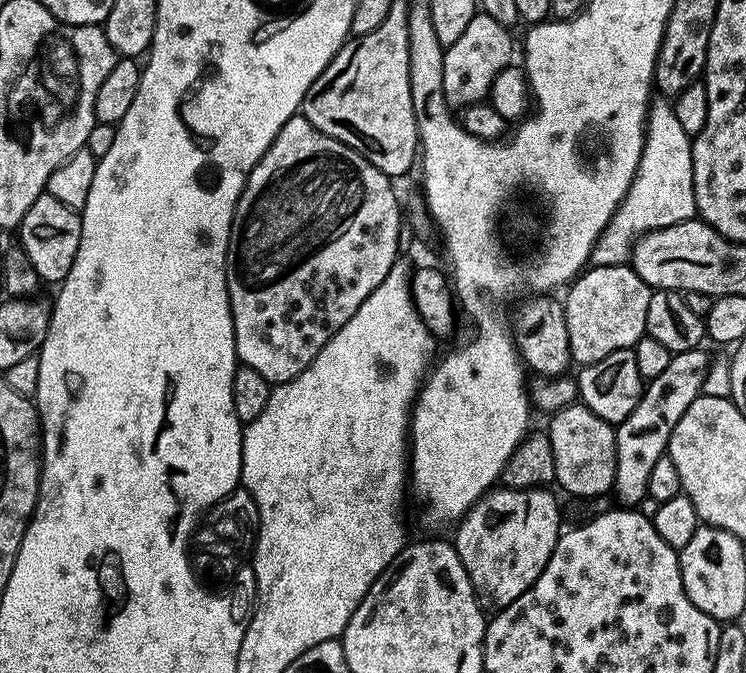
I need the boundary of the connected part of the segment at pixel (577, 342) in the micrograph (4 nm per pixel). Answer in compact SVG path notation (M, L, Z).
M628 264L589 267L572 281L567 292L568 297L563 297L562 303L569 334L569 354L577 365L602 362L602 358L606 358L606 354L614 354L614 350L633 349L645 336L646 312L649 309L653 289L649 288L646 282L642 282L640 275Z

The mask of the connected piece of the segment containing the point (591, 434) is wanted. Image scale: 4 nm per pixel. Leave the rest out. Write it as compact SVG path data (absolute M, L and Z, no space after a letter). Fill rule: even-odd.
M583 402L566 406L562 410L551 413L552 420L546 425L550 438L550 446L554 446L554 470L556 484L564 487L572 496L600 496L603 492L611 493L616 483L616 429L606 423L598 414L589 410Z

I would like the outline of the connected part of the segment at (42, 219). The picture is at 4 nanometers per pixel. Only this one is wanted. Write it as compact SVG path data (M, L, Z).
M47 194L34 198L34 206L26 210L26 218L22 218L18 229L19 247L24 249L26 258L30 258L30 266L39 274L45 285L59 285L70 274L70 266L74 266L74 258L78 254L78 246L82 238L82 222L77 209L66 206L66 202L58 202L58 198Z

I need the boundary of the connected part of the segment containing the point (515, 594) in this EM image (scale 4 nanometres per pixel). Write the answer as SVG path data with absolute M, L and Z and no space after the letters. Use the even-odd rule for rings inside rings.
M503 486L493 487L486 493L467 516L459 521L454 537L456 553L466 570L476 591L476 598L488 610L499 610L510 606L530 585L542 574L546 562L550 562L550 554L560 541L562 525L560 525L560 504L551 496L548 488L527 488L514 490Z

